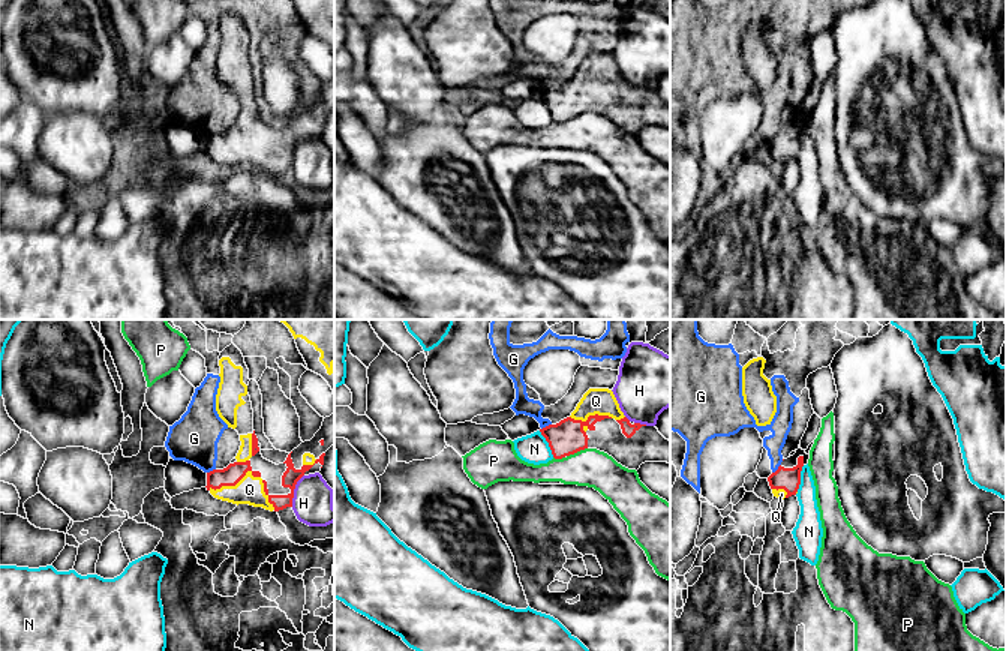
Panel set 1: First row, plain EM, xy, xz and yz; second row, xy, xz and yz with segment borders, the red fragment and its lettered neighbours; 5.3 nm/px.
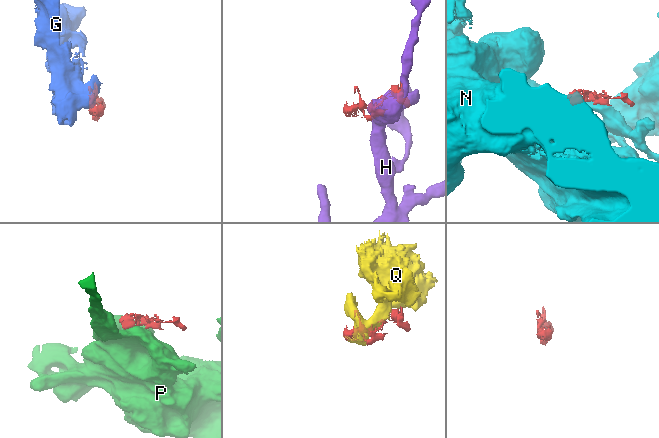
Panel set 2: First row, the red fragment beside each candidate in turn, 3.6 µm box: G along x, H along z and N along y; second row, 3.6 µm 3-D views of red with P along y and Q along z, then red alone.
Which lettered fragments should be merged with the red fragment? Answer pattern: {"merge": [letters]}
{"merge": ["Q"]}

